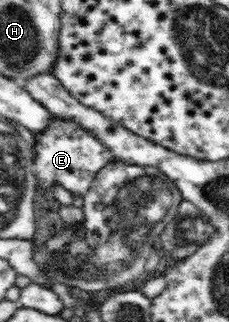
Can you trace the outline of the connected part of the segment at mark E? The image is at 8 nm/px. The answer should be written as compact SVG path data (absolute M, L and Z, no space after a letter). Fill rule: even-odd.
M55 117L47 126L48 130L35 137L36 157L33 159L36 183L42 188L50 188L60 184L74 197L84 197L90 189L92 180L107 163L116 159L113 153L92 132L84 130L82 126Z

